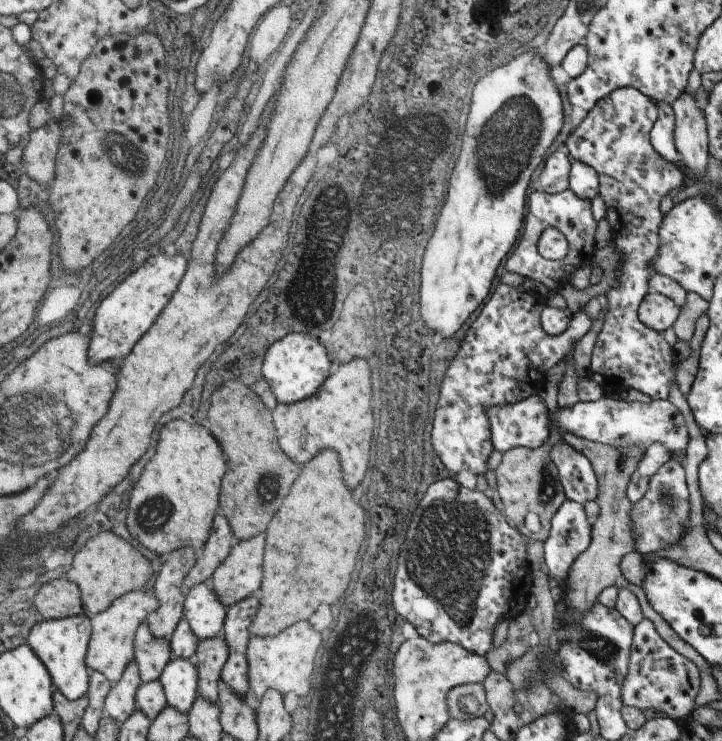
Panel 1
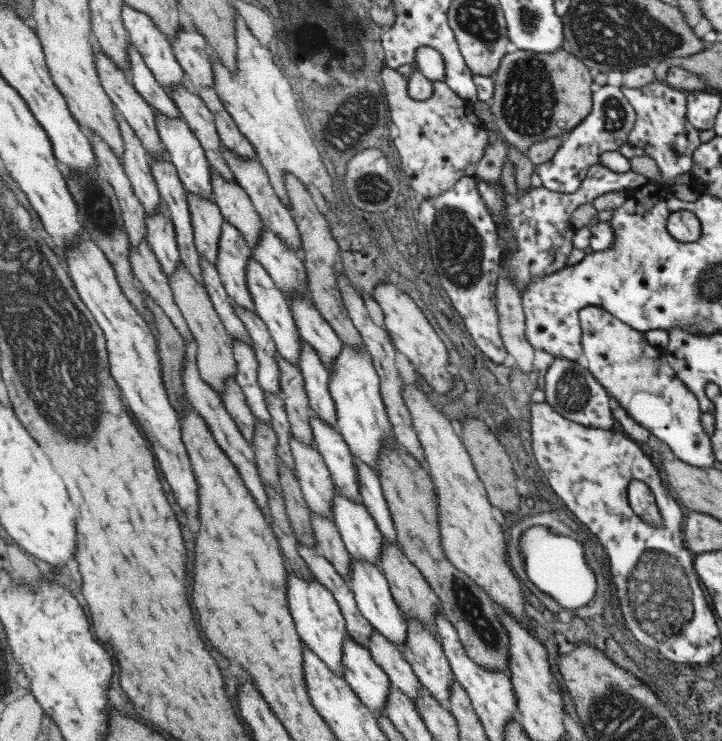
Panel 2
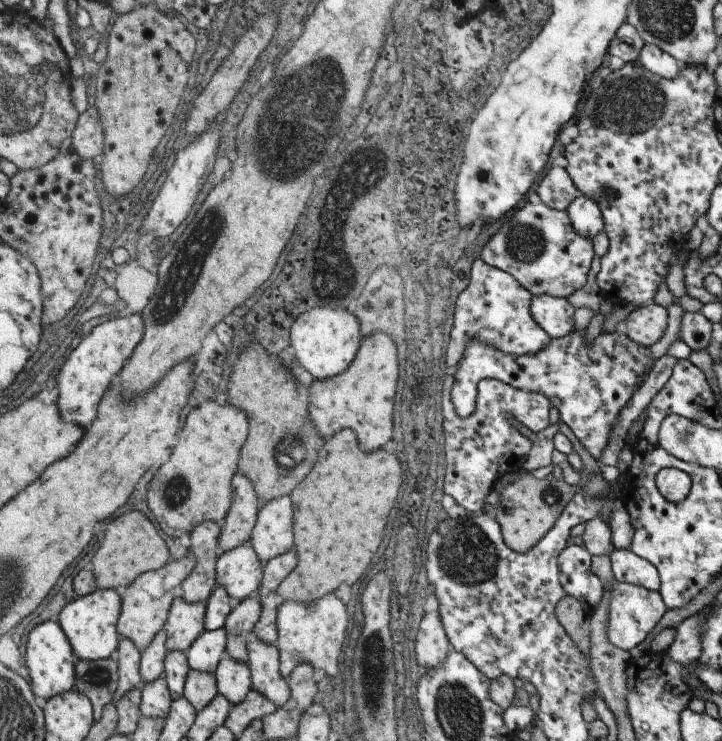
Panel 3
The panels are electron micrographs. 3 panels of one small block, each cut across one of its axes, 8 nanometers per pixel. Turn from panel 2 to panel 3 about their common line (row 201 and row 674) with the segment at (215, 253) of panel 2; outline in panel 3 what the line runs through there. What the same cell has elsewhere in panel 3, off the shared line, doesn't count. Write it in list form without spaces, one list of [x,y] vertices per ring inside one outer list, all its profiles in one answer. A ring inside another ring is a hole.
[[[201,670],[189,672],[183,698],[187,698],[197,708],[197,714],[201,714],[217,696],[219,696],[219,684],[215,674]]]

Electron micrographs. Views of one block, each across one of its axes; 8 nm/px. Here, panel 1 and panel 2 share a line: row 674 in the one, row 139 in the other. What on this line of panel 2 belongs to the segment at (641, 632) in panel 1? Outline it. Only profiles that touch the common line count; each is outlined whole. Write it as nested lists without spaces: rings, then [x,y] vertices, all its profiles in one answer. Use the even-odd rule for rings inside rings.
[[[655,80],[637,90],[621,88],[621,94],[635,108],[637,118],[617,152],[627,160],[633,156],[653,158],[661,172],[663,184],[671,182],[679,174],[689,172],[693,164],[693,152],[701,146],[701,140],[699,140],[699,130],[693,128],[691,122],[687,120],[685,94],[679,90],[671,90],[669,86],[665,86],[665,82],[655,82]]]

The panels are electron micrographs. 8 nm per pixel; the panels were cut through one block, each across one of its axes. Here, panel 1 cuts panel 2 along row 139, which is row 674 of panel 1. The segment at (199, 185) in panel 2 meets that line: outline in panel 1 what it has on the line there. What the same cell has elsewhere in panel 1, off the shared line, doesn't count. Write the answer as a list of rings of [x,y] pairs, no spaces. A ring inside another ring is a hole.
[[[173,658],[161,676],[161,684],[167,692],[171,708],[189,714],[199,698],[199,668],[193,660]]]

